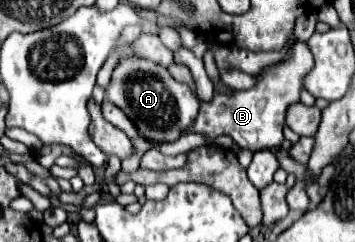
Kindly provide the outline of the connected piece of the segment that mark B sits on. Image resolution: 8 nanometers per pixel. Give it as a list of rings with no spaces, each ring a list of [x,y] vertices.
[[[298,42],[294,46],[294,54],[284,64],[274,64],[266,70],[262,70],[260,82],[246,92],[234,92],[232,96],[216,94],[210,104],[202,104],[196,120],[186,132],[196,132],[206,136],[208,140],[214,140],[220,134],[230,134],[234,142],[242,148],[248,148],[250,152],[258,150],[278,150],[284,142],[284,118],[286,108],[300,100],[302,90],[302,78],[312,68],[312,54],[308,52],[308,46],[304,42]]]

